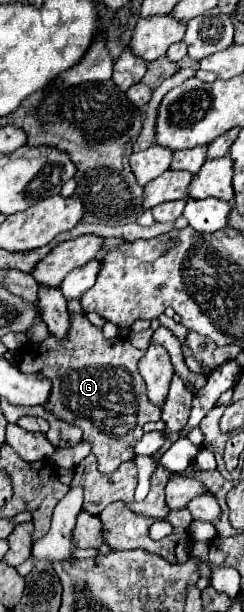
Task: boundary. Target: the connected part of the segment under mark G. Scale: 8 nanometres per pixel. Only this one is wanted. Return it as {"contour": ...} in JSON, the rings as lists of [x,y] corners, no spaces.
{"contour":[[[71,314],[69,320],[71,320],[71,326],[63,340],[57,340],[53,334],[49,334],[45,340],[41,340],[37,344],[25,344],[17,356],[19,366],[21,366],[21,372],[41,374],[47,380],[51,380],[53,388],[51,388],[51,394],[49,394],[47,402],[43,404],[43,408],[47,408],[59,420],[81,428],[83,442],[91,444],[91,452],[99,460],[99,470],[113,472],[119,464],[133,460],[133,456],[135,456],[133,448],[143,436],[143,430],[141,430],[143,424],[149,420],[161,418],[161,410],[147,398],[145,382],[137,372],[137,362],[145,352],[133,348],[131,342],[121,336],[117,336],[113,342],[107,342],[103,338],[103,332],[99,328],[95,328],[85,314]]]}

